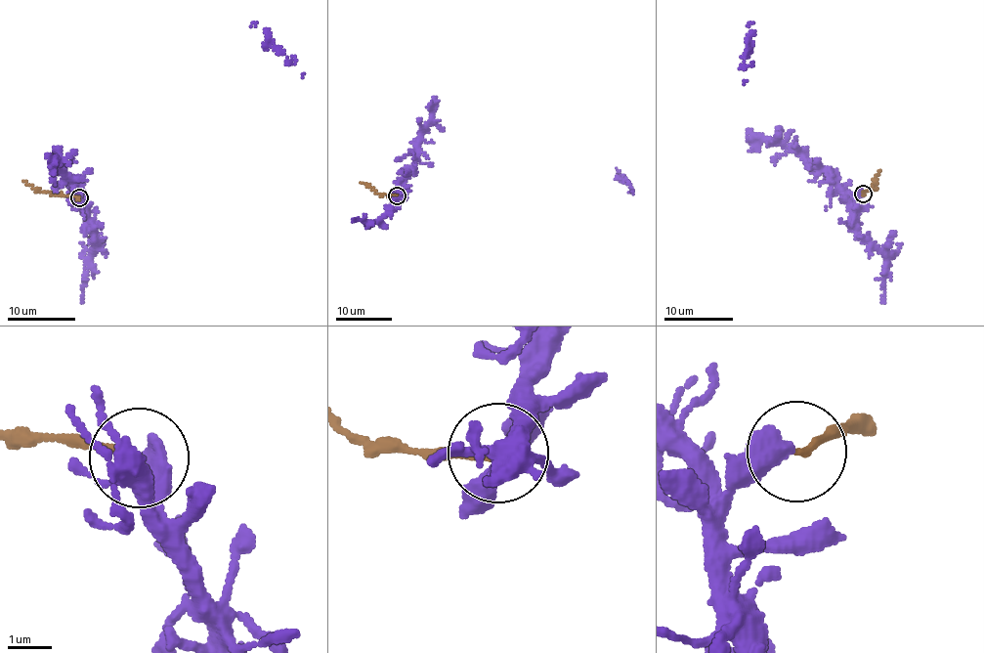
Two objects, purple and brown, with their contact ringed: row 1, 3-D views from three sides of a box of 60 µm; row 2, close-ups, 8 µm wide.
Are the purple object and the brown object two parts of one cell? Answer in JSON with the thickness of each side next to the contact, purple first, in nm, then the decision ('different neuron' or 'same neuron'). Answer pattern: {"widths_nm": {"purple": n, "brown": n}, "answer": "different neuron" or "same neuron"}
{"widths_nm": {"purple": 440, "brown": 140}, "answer": "different neuron"}

